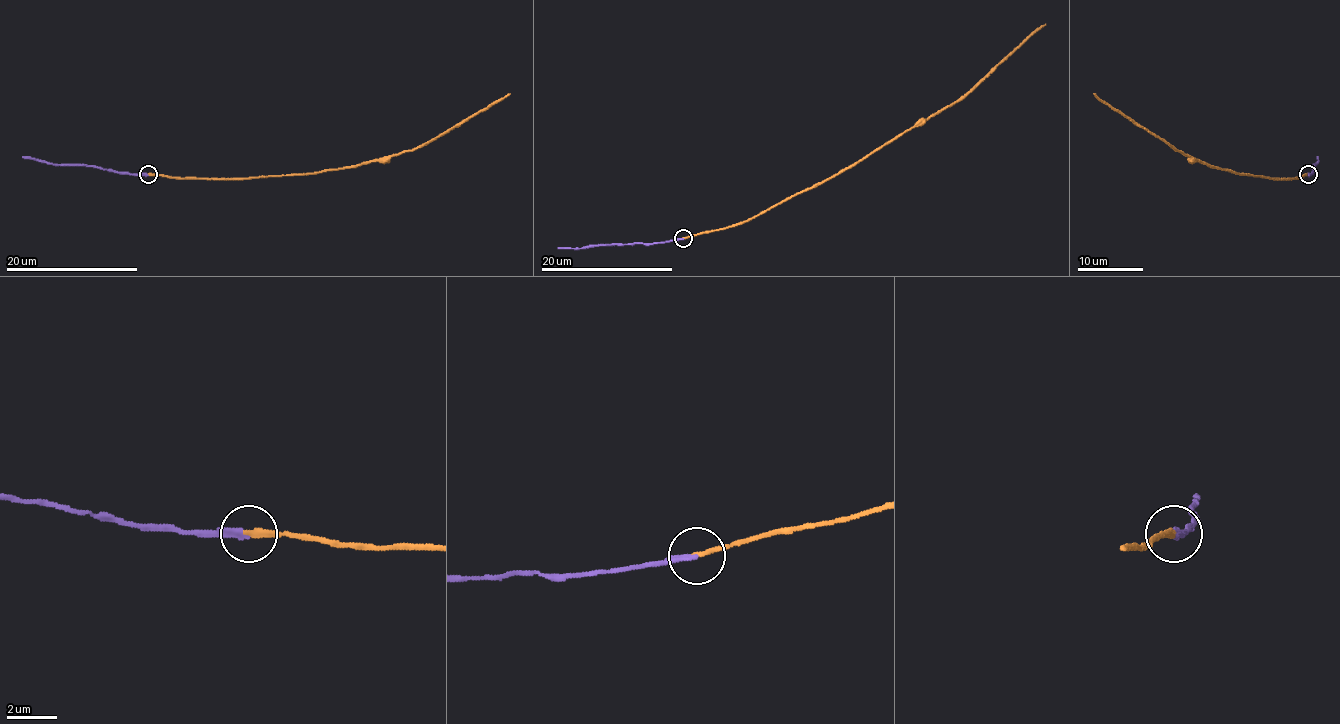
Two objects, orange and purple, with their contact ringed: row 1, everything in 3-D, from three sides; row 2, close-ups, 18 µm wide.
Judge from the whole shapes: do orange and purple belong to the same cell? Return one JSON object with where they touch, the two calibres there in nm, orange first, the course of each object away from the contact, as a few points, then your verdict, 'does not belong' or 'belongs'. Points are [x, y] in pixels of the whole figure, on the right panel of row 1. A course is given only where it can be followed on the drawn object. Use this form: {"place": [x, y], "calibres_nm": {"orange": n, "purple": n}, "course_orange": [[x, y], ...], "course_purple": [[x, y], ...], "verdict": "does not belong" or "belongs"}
{"place": [1308, 174], "calibres_nm": {"orange": 220, "purple": 240}, "course_orange": [[1308, 175], [1290, 178], [1241, 175], [1193, 160], [1094, 94]], "course_purple": [[1308, 175], [1318, 162], [1317, 157]], "verdict": "belongs"}

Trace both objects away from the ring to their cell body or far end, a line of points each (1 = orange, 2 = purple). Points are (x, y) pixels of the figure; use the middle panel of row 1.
1: (684, 239), (750, 221), (844, 171), (966, 97), (1045, 24)
2: (684, 239), (588, 245), (580, 249), (558, 247)

